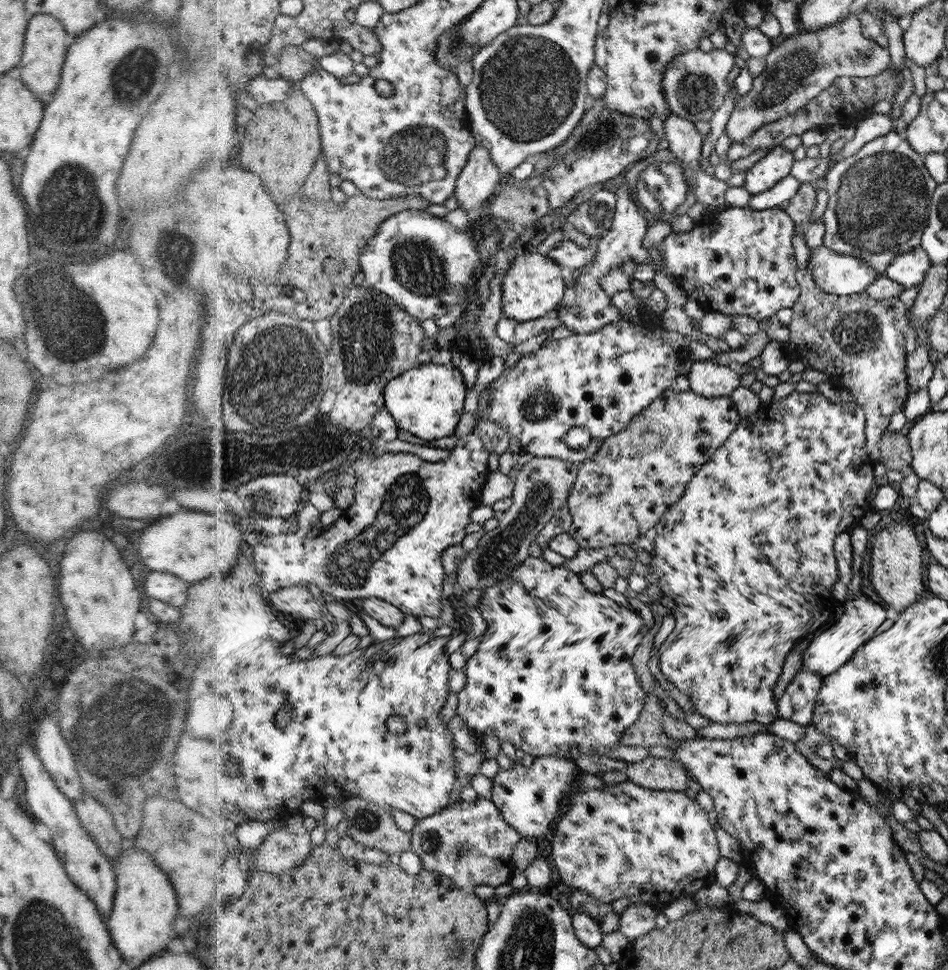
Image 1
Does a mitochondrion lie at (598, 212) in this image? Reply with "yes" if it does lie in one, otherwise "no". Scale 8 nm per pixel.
yes

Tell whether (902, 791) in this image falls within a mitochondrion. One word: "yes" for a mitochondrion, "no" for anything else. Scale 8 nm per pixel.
no

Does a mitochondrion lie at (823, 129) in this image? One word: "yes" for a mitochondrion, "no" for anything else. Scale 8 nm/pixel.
no

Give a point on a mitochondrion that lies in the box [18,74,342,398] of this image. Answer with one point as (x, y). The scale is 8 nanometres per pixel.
(64, 216)

